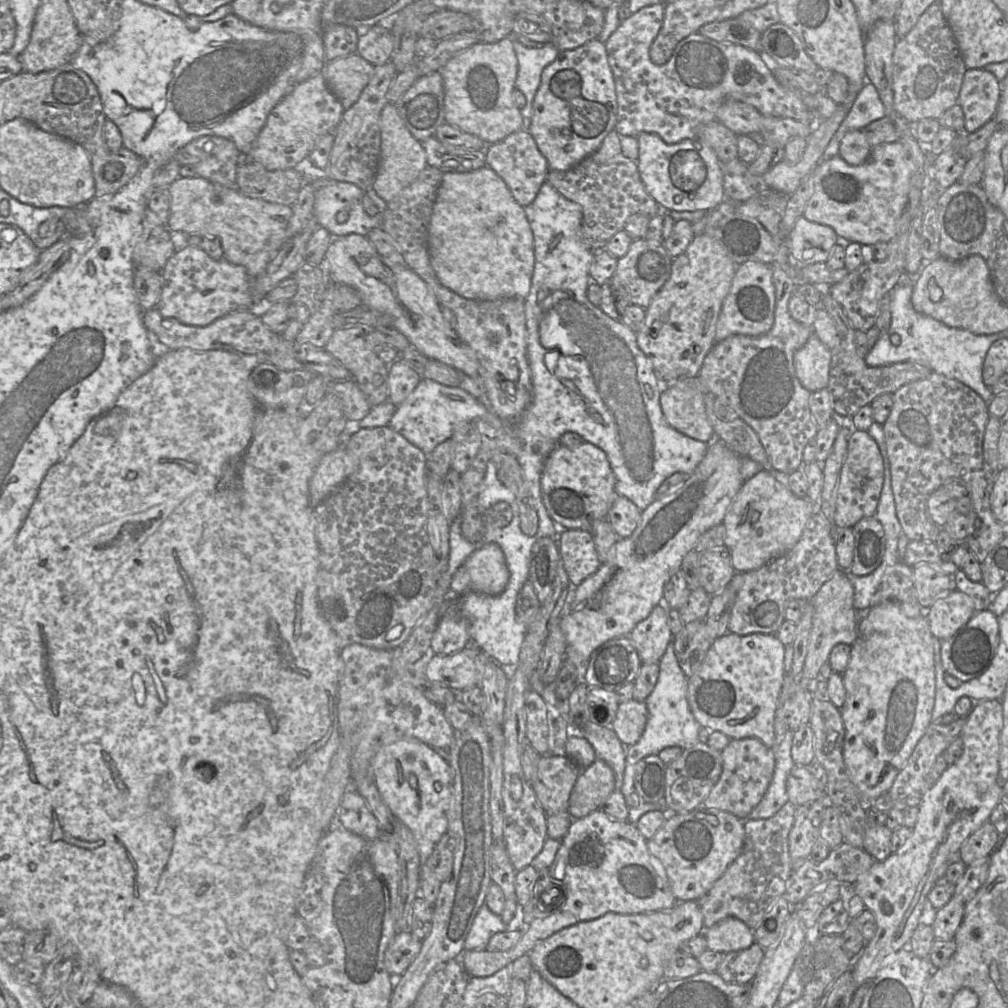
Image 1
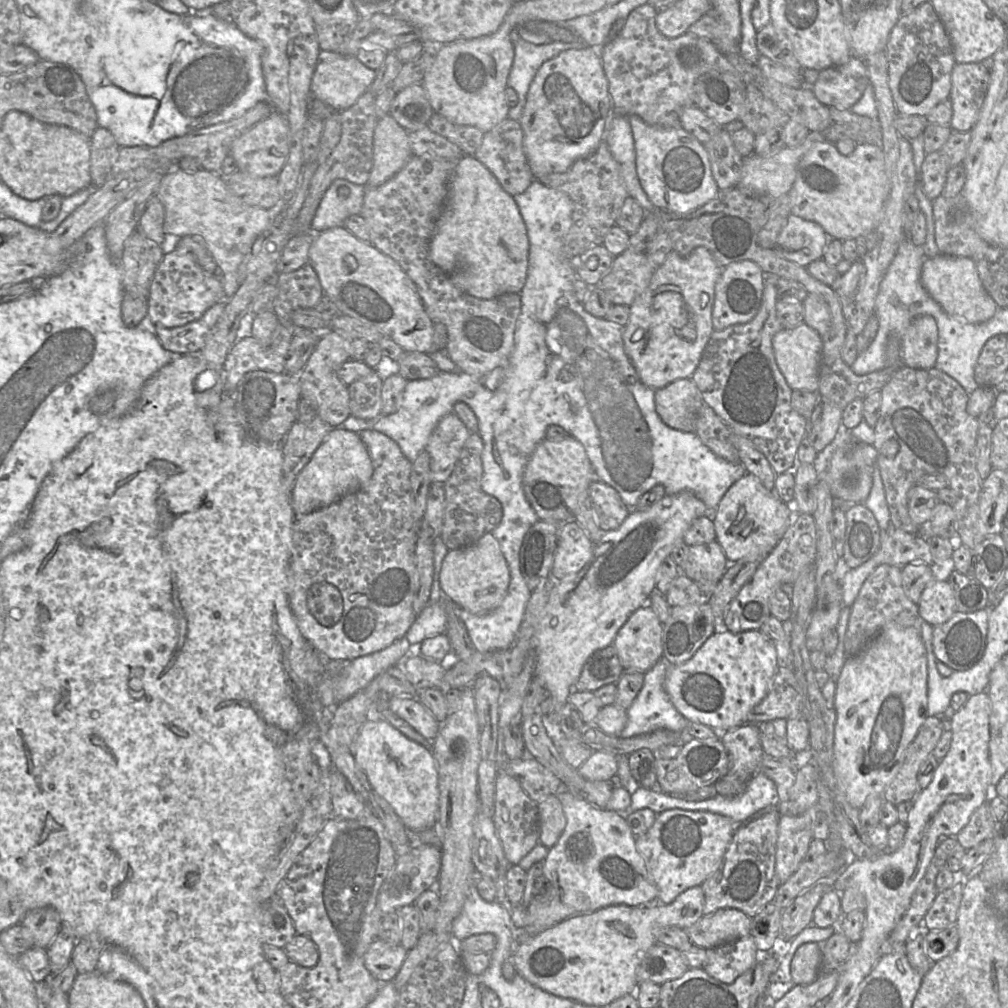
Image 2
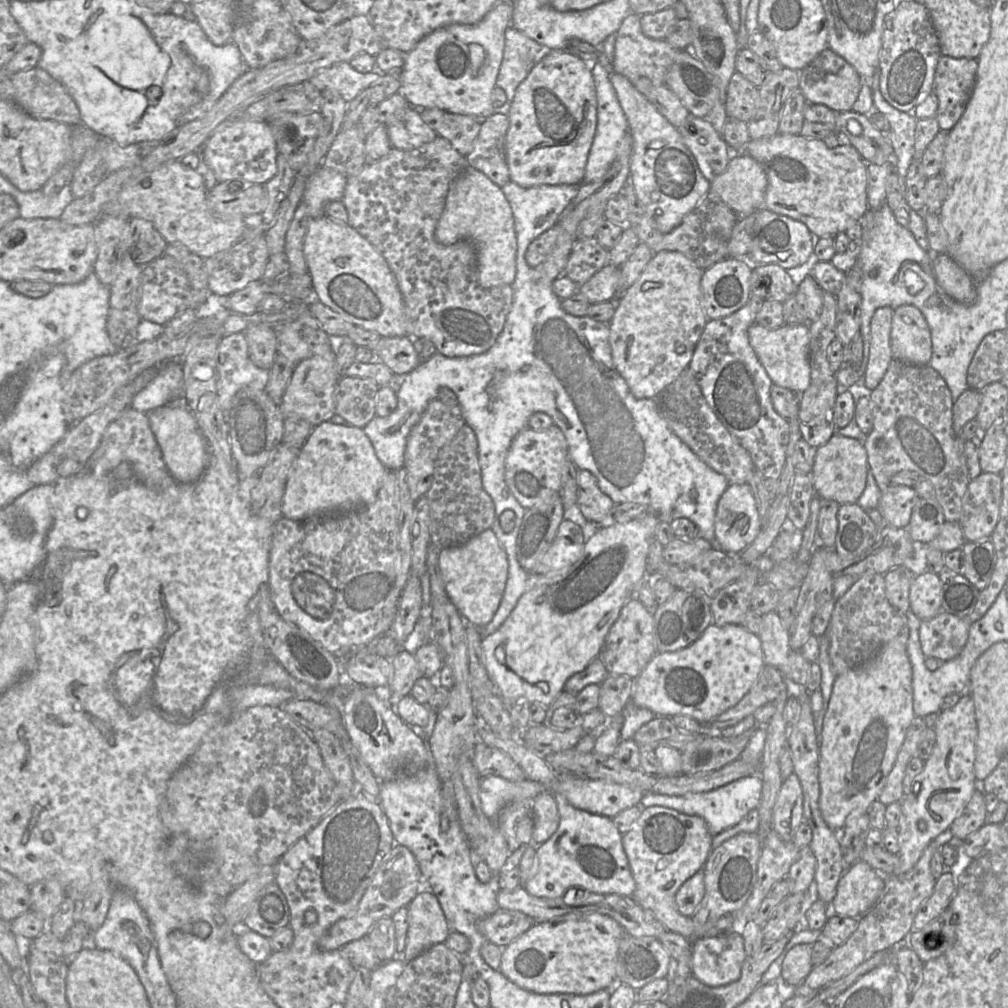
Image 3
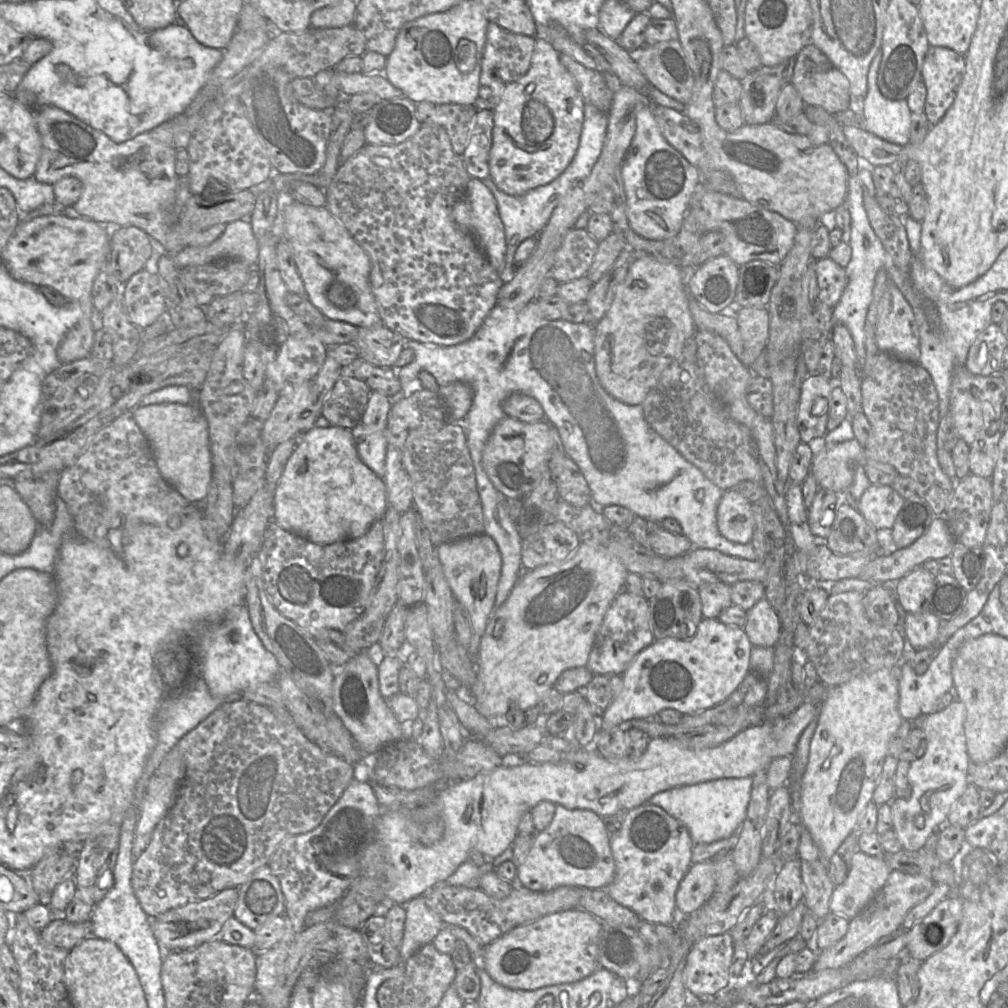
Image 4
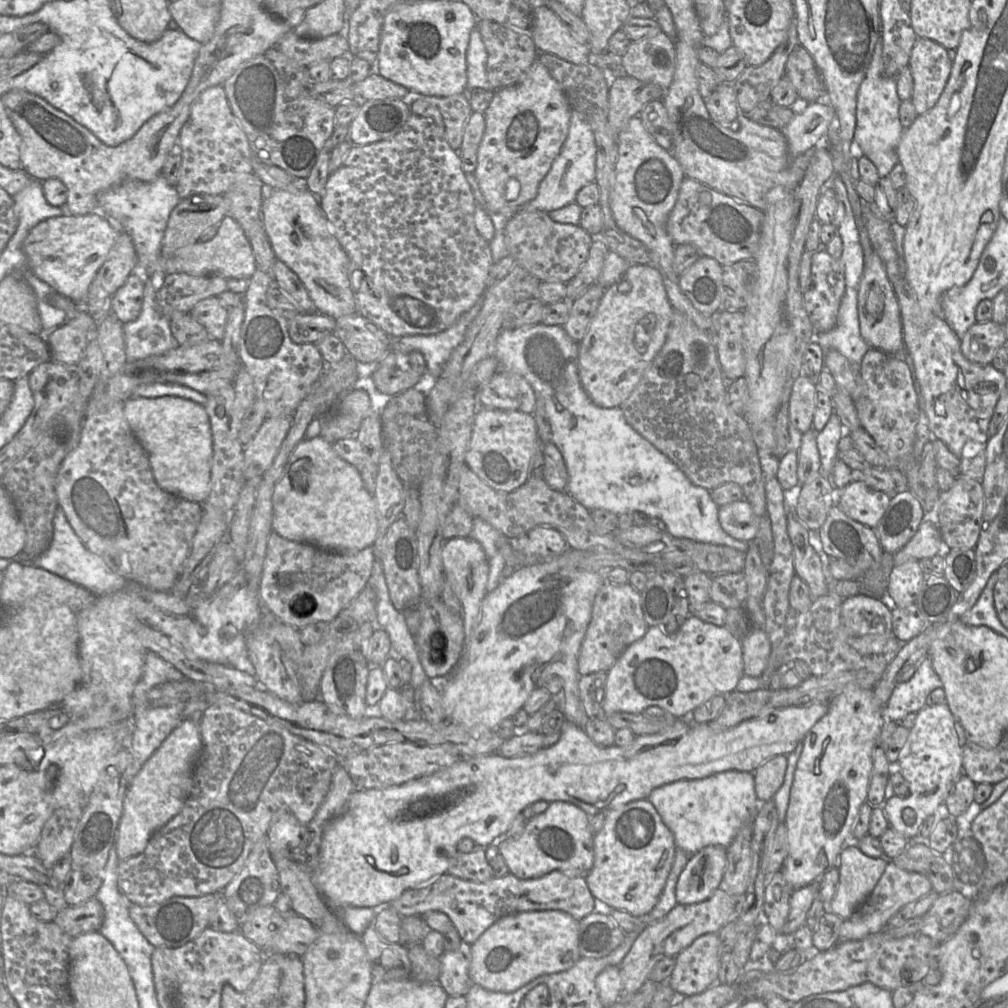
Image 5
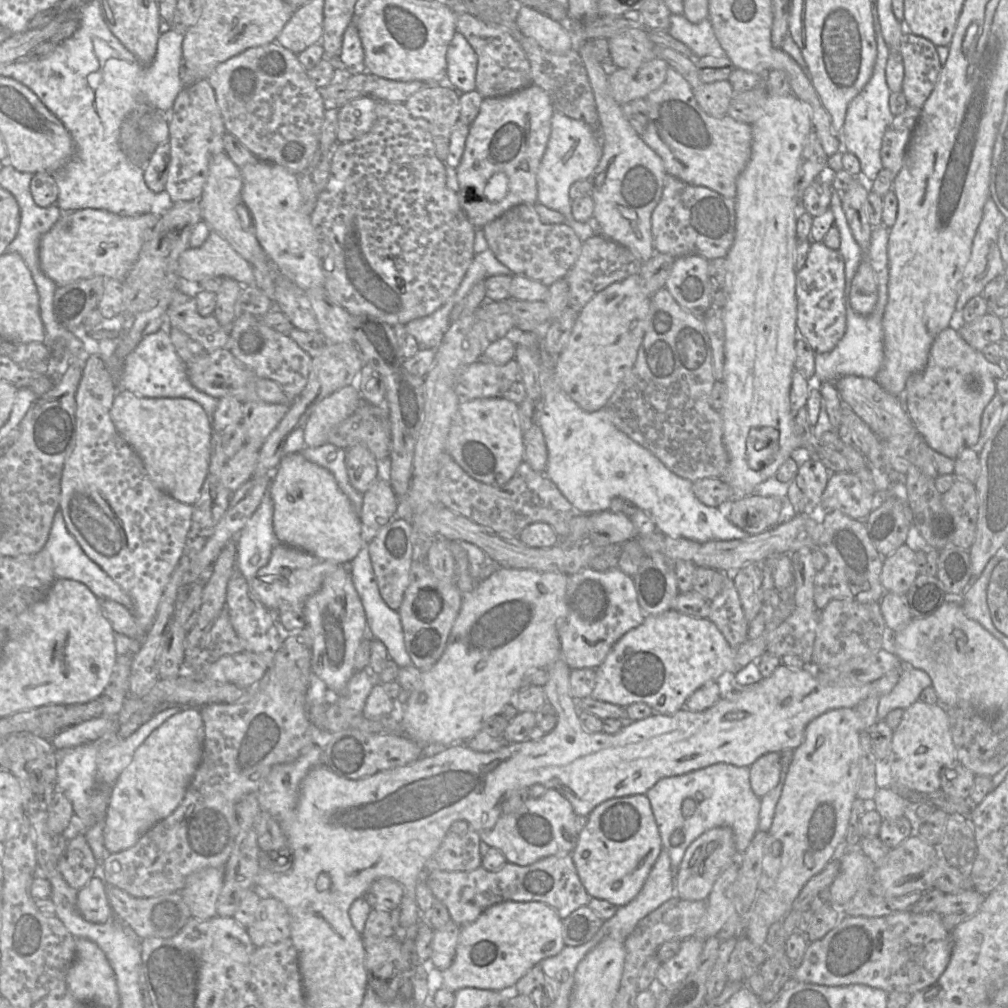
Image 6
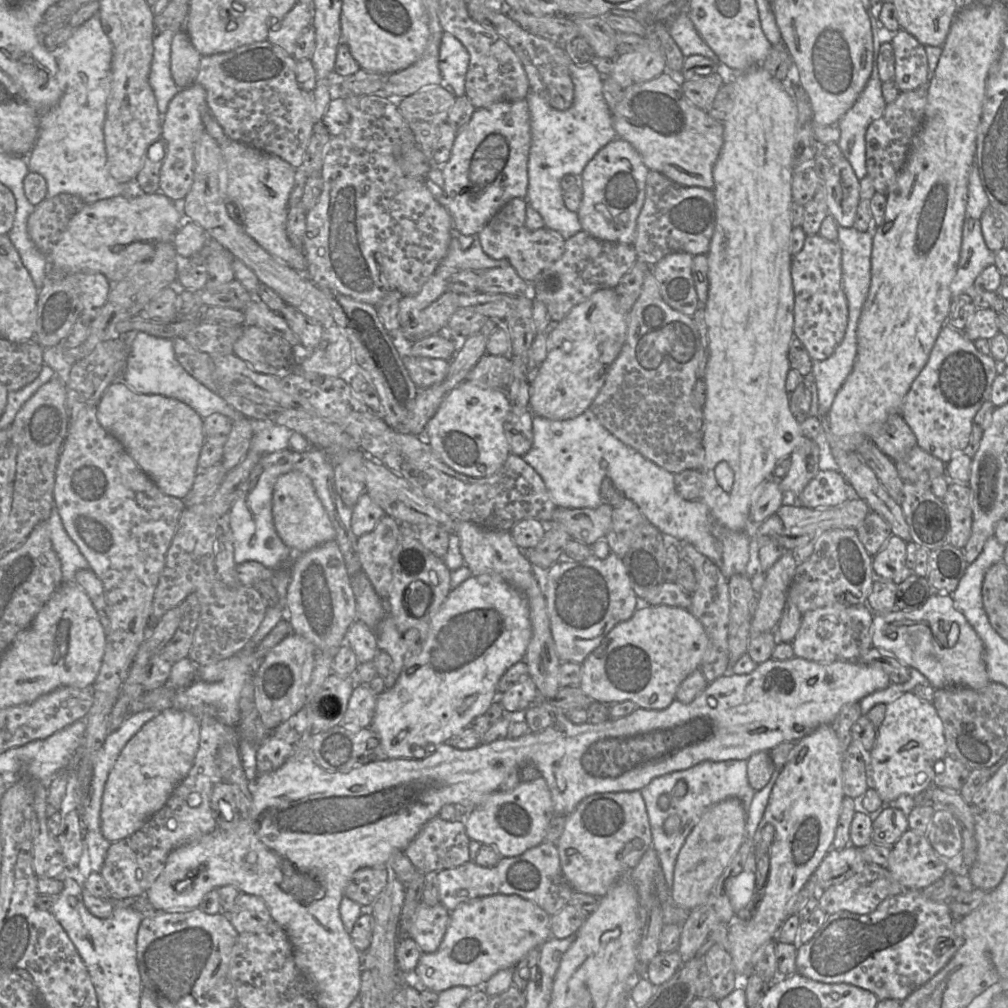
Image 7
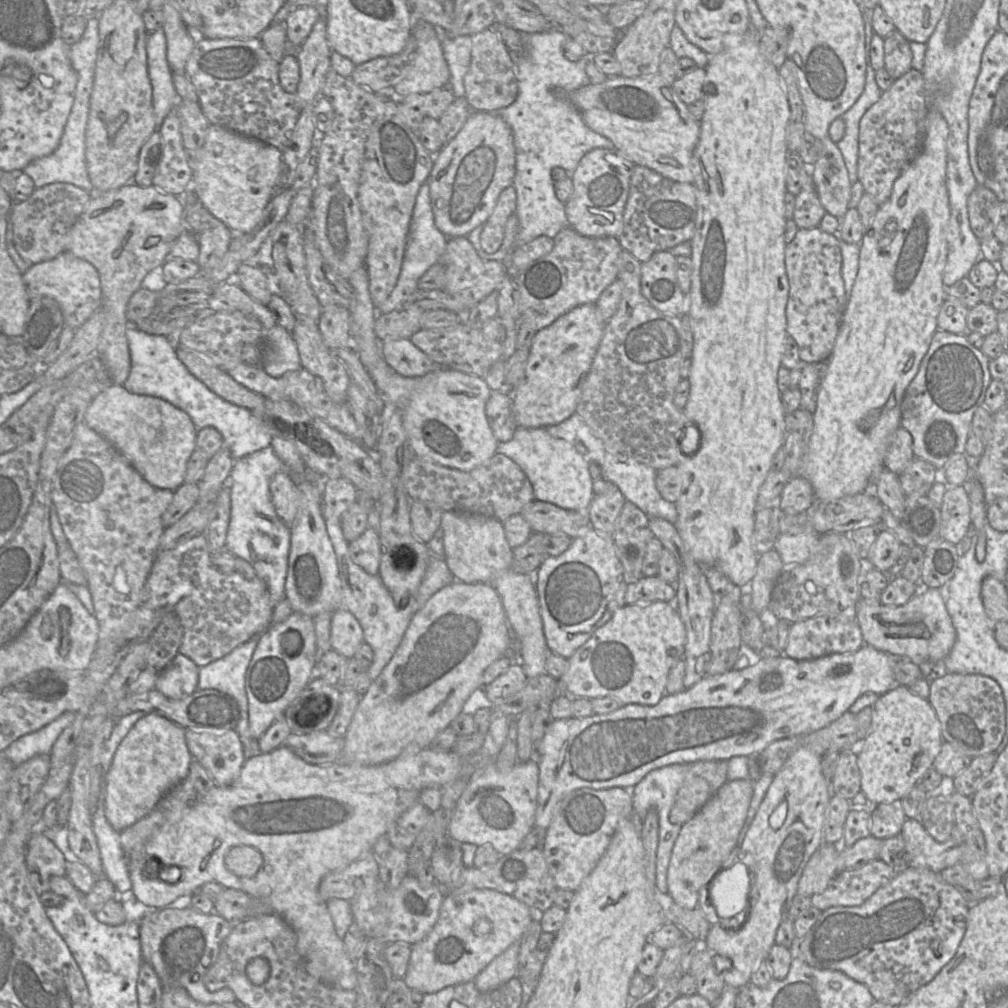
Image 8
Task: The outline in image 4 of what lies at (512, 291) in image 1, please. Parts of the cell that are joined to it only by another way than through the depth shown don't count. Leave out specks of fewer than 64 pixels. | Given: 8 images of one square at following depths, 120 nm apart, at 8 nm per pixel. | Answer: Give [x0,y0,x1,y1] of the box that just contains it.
[452,177,507,277]

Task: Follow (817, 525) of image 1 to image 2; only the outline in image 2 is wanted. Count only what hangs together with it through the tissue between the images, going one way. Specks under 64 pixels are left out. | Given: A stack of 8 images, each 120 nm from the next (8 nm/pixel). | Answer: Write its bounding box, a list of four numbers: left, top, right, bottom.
[724,514,817,633]

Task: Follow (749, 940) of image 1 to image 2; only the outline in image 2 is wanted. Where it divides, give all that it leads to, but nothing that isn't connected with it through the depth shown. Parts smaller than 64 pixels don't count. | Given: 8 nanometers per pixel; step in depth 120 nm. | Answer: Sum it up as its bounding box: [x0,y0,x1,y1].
[683,909,750,949]

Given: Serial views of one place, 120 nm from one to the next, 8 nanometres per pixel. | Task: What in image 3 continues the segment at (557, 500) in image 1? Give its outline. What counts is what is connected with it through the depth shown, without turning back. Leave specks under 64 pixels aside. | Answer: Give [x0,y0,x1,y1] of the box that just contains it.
[505,426,568,509]

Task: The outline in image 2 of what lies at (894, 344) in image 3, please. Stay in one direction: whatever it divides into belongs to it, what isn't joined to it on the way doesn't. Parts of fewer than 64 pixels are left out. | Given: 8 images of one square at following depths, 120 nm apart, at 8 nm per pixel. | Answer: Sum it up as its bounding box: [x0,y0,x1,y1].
[900,316,938,369]

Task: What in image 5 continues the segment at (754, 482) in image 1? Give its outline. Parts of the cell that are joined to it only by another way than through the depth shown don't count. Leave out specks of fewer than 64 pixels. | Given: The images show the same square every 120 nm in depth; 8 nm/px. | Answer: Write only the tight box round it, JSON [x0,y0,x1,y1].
[718,499,759,541]

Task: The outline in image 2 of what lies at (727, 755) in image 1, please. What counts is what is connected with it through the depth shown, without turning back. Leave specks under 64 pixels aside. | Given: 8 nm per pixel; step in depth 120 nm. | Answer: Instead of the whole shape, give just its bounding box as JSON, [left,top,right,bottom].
[716,723,765,795]

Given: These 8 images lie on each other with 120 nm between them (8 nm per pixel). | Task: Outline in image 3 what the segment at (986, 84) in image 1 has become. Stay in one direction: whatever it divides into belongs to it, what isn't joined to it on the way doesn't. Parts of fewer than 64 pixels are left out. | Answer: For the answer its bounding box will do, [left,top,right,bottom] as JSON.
[933,56,977,131]

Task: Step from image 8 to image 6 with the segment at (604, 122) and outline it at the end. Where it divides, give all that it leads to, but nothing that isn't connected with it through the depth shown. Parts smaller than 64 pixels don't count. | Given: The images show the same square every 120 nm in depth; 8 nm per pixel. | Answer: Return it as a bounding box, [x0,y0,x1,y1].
[640,67,751,200]

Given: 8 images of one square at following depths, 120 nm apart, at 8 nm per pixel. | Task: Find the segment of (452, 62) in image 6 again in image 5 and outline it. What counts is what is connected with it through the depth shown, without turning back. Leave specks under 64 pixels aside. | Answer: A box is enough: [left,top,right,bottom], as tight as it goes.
[466,29,493,91]

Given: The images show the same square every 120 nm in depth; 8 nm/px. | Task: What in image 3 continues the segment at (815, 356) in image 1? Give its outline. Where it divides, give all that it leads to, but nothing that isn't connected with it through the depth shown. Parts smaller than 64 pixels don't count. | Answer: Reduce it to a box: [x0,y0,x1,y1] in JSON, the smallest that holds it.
[748,323,812,394]

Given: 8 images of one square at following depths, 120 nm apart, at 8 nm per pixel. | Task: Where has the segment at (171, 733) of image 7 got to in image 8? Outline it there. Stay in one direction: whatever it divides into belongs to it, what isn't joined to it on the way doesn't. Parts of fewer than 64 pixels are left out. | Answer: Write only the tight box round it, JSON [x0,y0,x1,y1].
[105,713,192,832]

